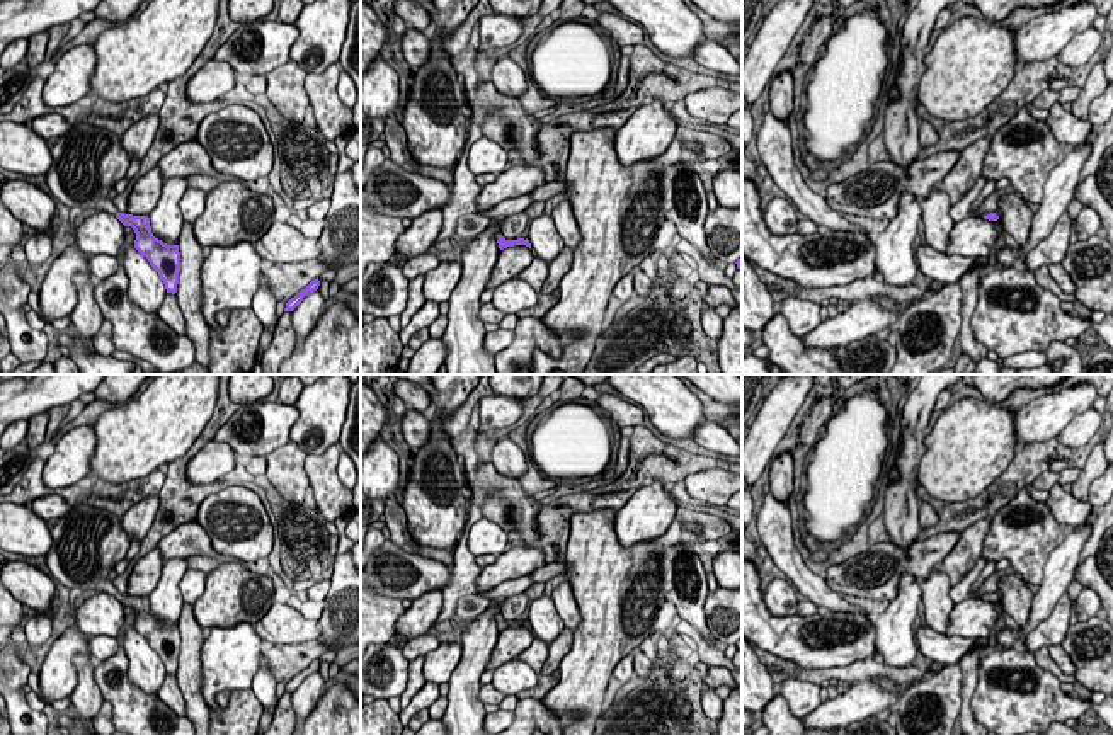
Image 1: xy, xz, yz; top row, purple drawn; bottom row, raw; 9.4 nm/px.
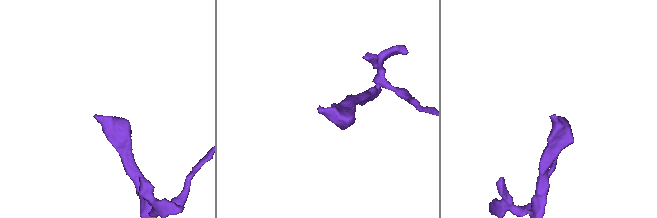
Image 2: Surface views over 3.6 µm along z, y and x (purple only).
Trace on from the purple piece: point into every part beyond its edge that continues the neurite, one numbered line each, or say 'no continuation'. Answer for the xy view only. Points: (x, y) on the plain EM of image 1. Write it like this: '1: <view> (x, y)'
1: xy (89, 541)

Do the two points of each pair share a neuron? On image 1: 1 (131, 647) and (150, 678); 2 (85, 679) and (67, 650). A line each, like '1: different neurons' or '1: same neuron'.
1: same neuron
2: different neurons

